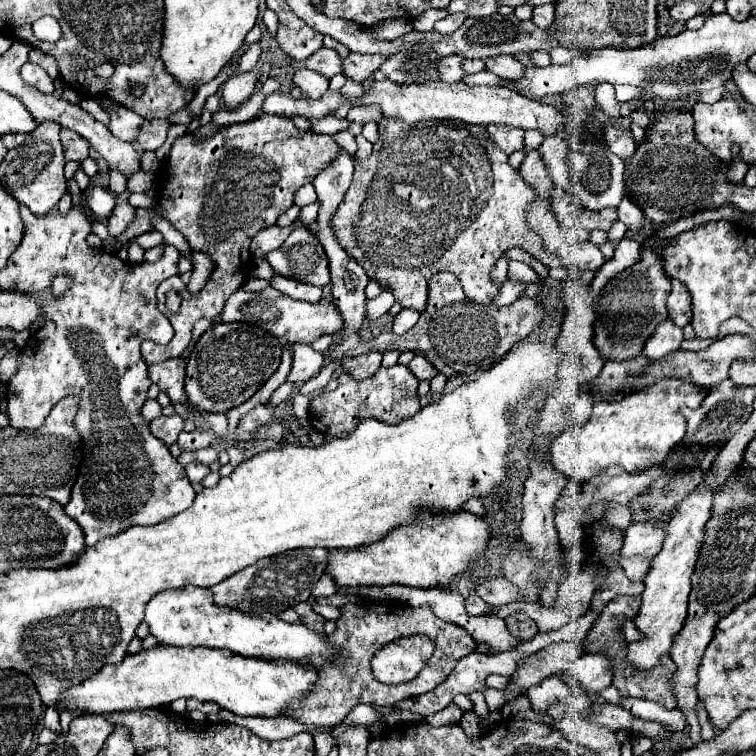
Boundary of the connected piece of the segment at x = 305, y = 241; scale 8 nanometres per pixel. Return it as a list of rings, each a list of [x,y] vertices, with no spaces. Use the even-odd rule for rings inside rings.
[[[296,229],[290,237],[266,255],[272,269],[288,279],[324,287],[330,283],[328,257],[322,243],[306,229]]]

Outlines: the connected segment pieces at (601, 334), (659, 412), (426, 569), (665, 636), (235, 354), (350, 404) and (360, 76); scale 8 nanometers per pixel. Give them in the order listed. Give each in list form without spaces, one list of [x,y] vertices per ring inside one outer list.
[[[642,247],[640,255],[640,261],[610,279],[596,299],[594,345],[604,357],[612,361],[624,361],[642,355],[644,339],[652,335],[660,319],[668,317],[666,299],[670,295],[672,285],[668,275],[664,275],[660,255],[648,247]]]
[[[670,377],[670,379],[658,381],[656,385],[652,385],[648,389],[632,391],[622,401],[596,403],[594,409],[592,409],[590,421],[582,429],[580,427],[572,427],[572,429],[560,433],[552,441],[552,445],[550,445],[550,455],[552,455],[550,461],[560,473],[564,473],[564,475],[568,475],[568,477],[572,477],[576,481],[590,481],[592,477],[600,475],[610,465],[620,465],[628,473],[642,473],[648,467],[660,465],[668,457],[668,453],[686,435],[686,419],[680,413],[680,407],[700,407],[706,395],[708,395],[706,387],[694,385],[694,383],[684,381],[684,379]]]
[[[458,511],[452,519],[424,519],[420,527],[396,527],[388,539],[380,539],[380,543],[370,543],[368,547],[354,547],[352,551],[330,551],[328,561],[328,575],[336,581],[336,585],[406,585],[418,589],[432,589],[432,587],[452,587],[456,579],[460,579],[468,567],[478,559],[484,557],[490,549],[492,529],[484,523],[482,517]]]
[[[722,483],[702,485],[698,487],[688,499],[680,503],[680,511],[668,525],[668,535],[664,539],[662,551],[652,559],[650,571],[644,579],[644,593],[642,593],[642,605],[634,619],[636,629],[642,633],[642,639],[636,643],[628,643],[628,655],[626,661],[638,669],[648,671],[662,663],[662,657],[666,657],[674,645],[674,637],[680,633],[684,621],[686,621],[686,607],[688,607],[688,595],[690,595],[690,575],[694,569],[696,553],[702,543],[704,535],[704,523],[710,519],[712,509],[712,495],[720,489]]]
[[[218,323],[200,335],[188,361],[186,361],[186,395],[194,409],[218,413],[228,411],[242,401],[250,399],[278,369],[282,355],[280,341],[256,327],[246,323]]]
[[[394,365],[390,369],[380,367],[376,375],[364,381],[356,381],[348,373],[340,373],[338,387],[334,391],[322,393],[320,397],[312,399],[310,419],[312,425],[326,435],[342,435],[354,431],[356,425],[366,417],[374,417],[384,423],[400,423],[404,419],[410,419],[416,411],[420,411],[420,401],[416,391],[418,391],[418,379],[404,365]]]
[[[350,53],[344,59],[344,75],[352,77],[354,81],[362,83],[364,79],[372,77],[374,71],[378,71],[378,67],[388,59],[388,55],[360,55],[360,53]]]

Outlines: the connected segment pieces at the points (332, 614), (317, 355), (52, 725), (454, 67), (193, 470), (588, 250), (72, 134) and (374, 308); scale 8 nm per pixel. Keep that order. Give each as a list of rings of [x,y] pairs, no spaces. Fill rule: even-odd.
[[[315,604],[314,611],[322,615],[322,617],[328,621],[336,621],[336,619],[339,619],[341,615],[340,609],[331,605]]]
[[[294,343],[292,345],[292,371],[288,375],[288,381],[292,383],[304,383],[304,379],[312,379],[324,365],[324,353],[316,351],[312,345]]]
[[[48,707],[46,709],[46,713],[44,713],[44,725],[48,727],[48,729],[52,729],[54,733],[60,733],[62,729],[60,729],[60,719],[58,719],[58,711],[54,709],[54,707]]]
[[[452,55],[452,57],[444,57],[440,61],[440,79],[442,81],[448,81],[448,83],[456,83],[456,81],[462,81],[464,79],[464,69],[462,69],[462,63],[464,63],[464,57],[460,55]]]
[[[198,461],[188,463],[184,469],[186,469],[186,475],[188,475],[190,483],[200,483],[200,481],[210,473],[210,467],[208,467],[208,465],[202,465],[202,463],[198,463]]]
[[[590,241],[580,243],[578,253],[574,257],[574,265],[580,271],[598,271],[604,263],[606,263],[606,259],[604,259],[602,251],[594,243],[590,243]]]
[[[62,129],[60,139],[64,145],[64,157],[68,161],[84,161],[88,157],[88,141],[72,129]]]
[[[384,290],[378,297],[366,301],[365,315],[377,319],[386,314],[395,302],[393,293]]]

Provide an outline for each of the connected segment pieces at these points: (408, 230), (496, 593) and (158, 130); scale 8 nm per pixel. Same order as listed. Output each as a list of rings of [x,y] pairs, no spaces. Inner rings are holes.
[[[388,117],[388,119],[382,119],[378,123],[378,131],[380,131],[380,137],[378,141],[374,143],[374,151],[368,159],[362,159],[362,161],[354,161],[354,177],[352,177],[352,183],[342,199],[342,203],[338,205],[338,209],[334,211],[334,215],[330,217],[330,227],[338,239],[338,243],[348,249],[348,255],[352,259],[356,259],[366,275],[370,279],[378,279],[378,281],[384,281],[390,289],[394,289],[394,295],[398,299],[398,303],[402,307],[412,307],[416,309],[418,313],[424,313],[426,309],[426,303],[428,303],[428,281],[432,279],[434,273],[438,271],[450,271],[454,273],[460,281],[462,281],[462,287],[464,287],[464,293],[468,295],[470,301],[476,301],[480,305],[490,305],[496,295],[498,295],[498,285],[492,281],[490,277],[490,271],[494,267],[494,263],[498,261],[498,257],[502,257],[508,249],[512,247],[520,247],[524,251],[528,251],[530,255],[534,255],[536,259],[540,259],[544,265],[548,267],[554,267],[558,265],[558,259],[550,253],[546,253],[544,249],[544,239],[528,225],[526,221],[526,215],[528,215],[528,207],[532,205],[534,201],[534,187],[530,187],[530,183],[524,181],[524,177],[520,175],[518,169],[512,169],[510,163],[508,163],[508,155],[504,151],[500,151],[488,137],[488,131],[484,125],[468,125],[468,123],[460,123],[460,121],[432,121],[432,123],[416,123],[416,125],[408,125],[404,123],[402,119],[398,117]]]
[[[498,577],[492,581],[484,581],[476,587],[476,595],[484,599],[488,605],[506,605],[518,599],[518,589],[508,579]]]
[[[152,119],[152,121],[144,121],[140,127],[140,135],[136,137],[134,147],[144,153],[144,151],[156,151],[168,135],[170,123],[166,119]]]

